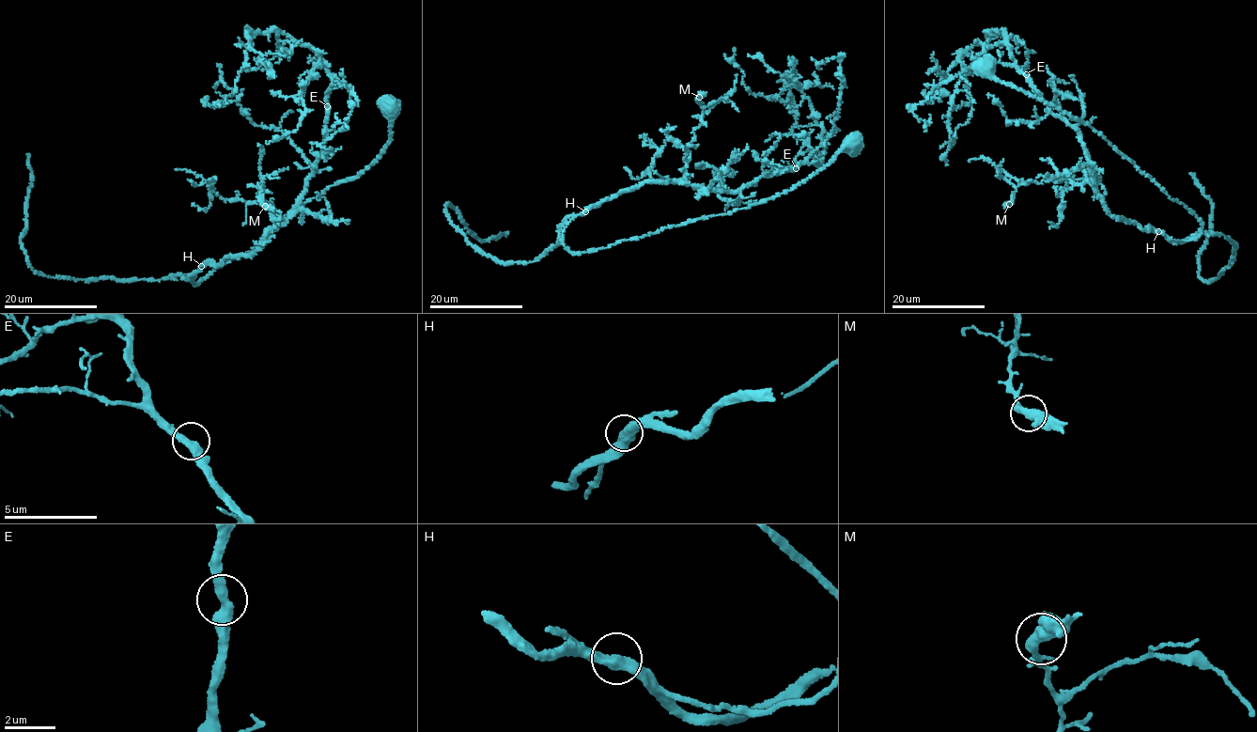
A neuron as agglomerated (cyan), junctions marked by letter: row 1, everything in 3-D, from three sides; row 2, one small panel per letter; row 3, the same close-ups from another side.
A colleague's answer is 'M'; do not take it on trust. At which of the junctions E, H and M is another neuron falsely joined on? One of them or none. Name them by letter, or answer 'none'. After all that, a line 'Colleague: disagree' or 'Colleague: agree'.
none
Colleague: disagree

